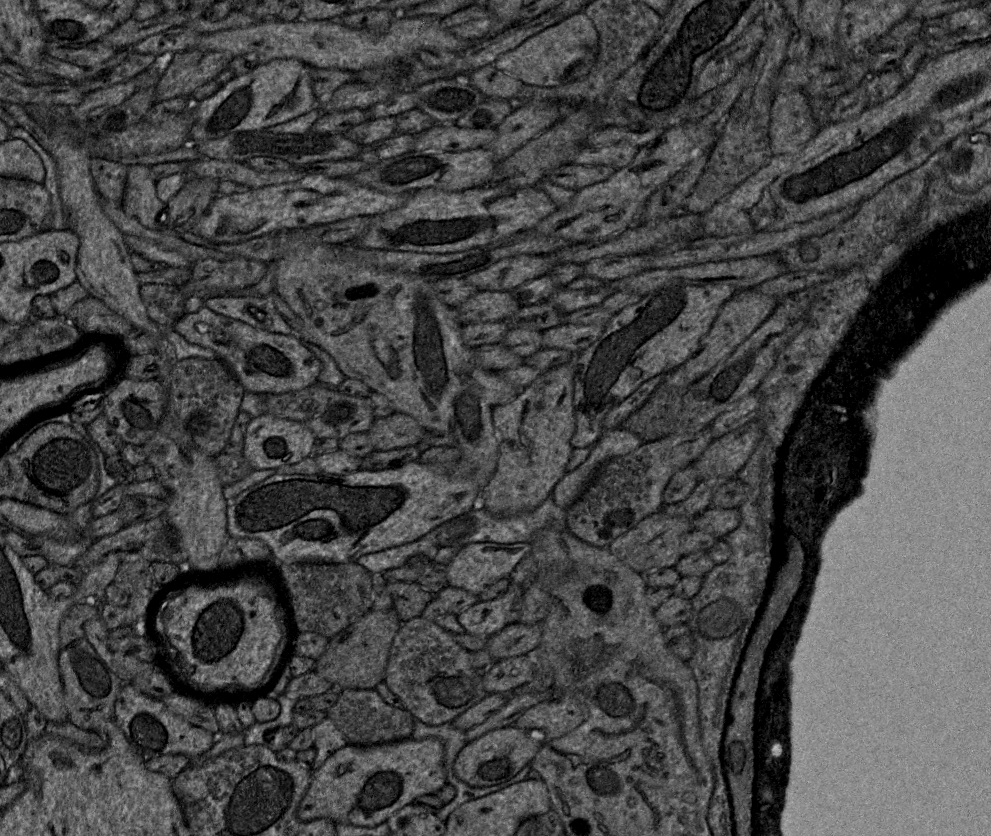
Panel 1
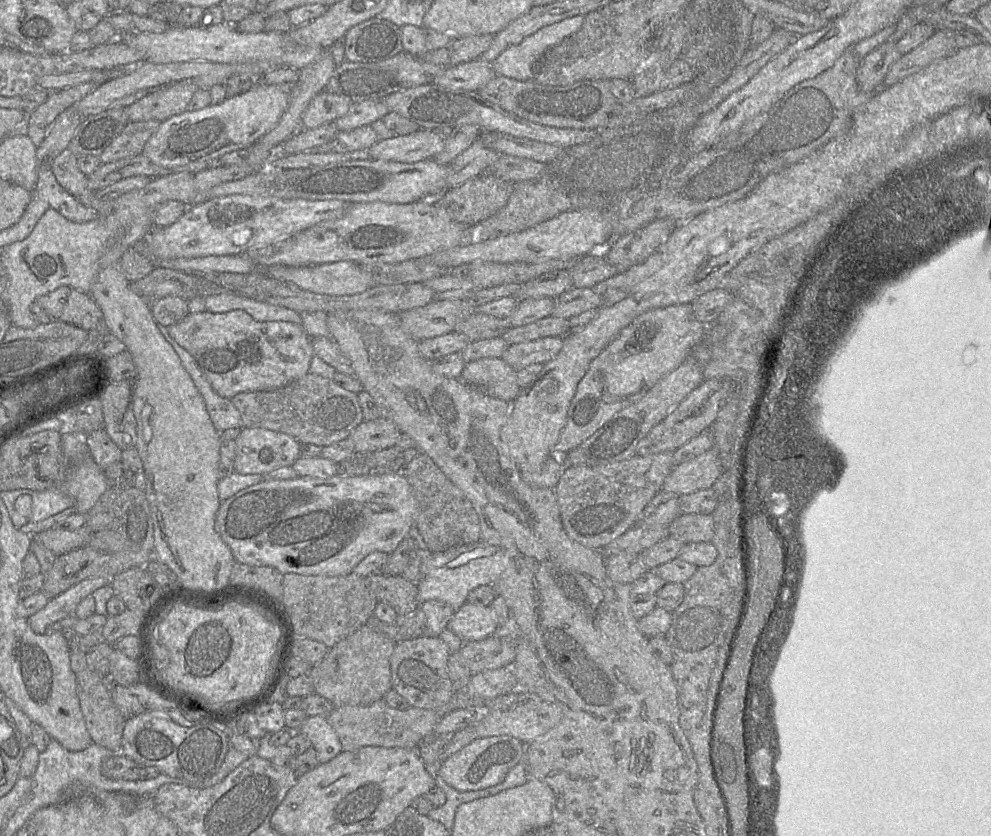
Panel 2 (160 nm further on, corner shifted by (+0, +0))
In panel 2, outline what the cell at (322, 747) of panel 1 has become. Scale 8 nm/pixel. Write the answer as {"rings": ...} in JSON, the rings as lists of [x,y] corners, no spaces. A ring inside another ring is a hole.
{"rings":[[[320,715],[309,716],[302,723],[302,725],[299,728],[299,731],[294,732],[300,732],[304,734],[311,741],[312,747],[317,752],[318,762],[320,764],[328,762],[342,751],[342,745],[340,743],[338,735],[333,729],[330,722],[328,721],[327,717]]]}

